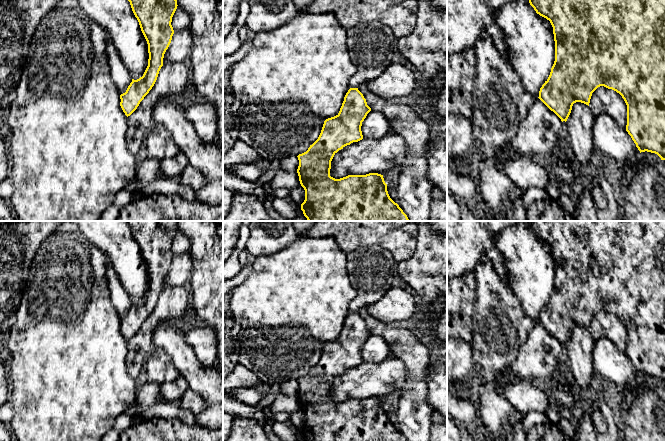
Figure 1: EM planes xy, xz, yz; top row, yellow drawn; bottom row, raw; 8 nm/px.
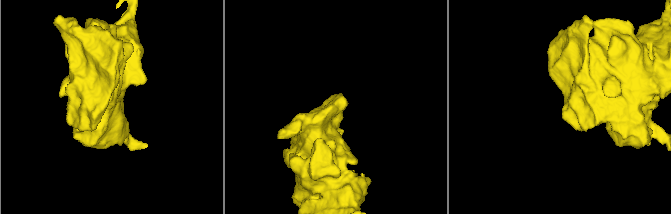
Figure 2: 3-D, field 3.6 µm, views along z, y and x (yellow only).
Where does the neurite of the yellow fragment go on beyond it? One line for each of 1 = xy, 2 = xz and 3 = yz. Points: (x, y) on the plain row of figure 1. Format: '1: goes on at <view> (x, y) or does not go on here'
1: does not go on here
2: does not go on here
3: does not go on here

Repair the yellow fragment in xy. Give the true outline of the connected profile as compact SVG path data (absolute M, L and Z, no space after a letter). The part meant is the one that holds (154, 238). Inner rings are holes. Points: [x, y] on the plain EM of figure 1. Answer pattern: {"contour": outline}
{"contour": "M127 221L148 268L148 290L137 304L132 303L125 317L120 319L120 330L128 341L154 310L163 282L174 258L171 249L177 233L175 221Z"}

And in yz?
{"contour": "M530 221L530 229L537 238L550 245L555 265L555 285L550 299L539 315L539 323L553 335L561 345L567 345L572 330L581 326L589 330L592 317L600 310L619 317L627 329L626 355L641 376L657 378L665 384L665 221Z"}

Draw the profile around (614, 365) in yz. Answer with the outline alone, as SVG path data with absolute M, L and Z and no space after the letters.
M605 337L593 342L592 365L603 377L619 386L628 389L640 384L641 377L626 352L621 352Z

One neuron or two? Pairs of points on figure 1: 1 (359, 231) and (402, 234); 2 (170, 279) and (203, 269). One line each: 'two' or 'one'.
1: one
2: two

